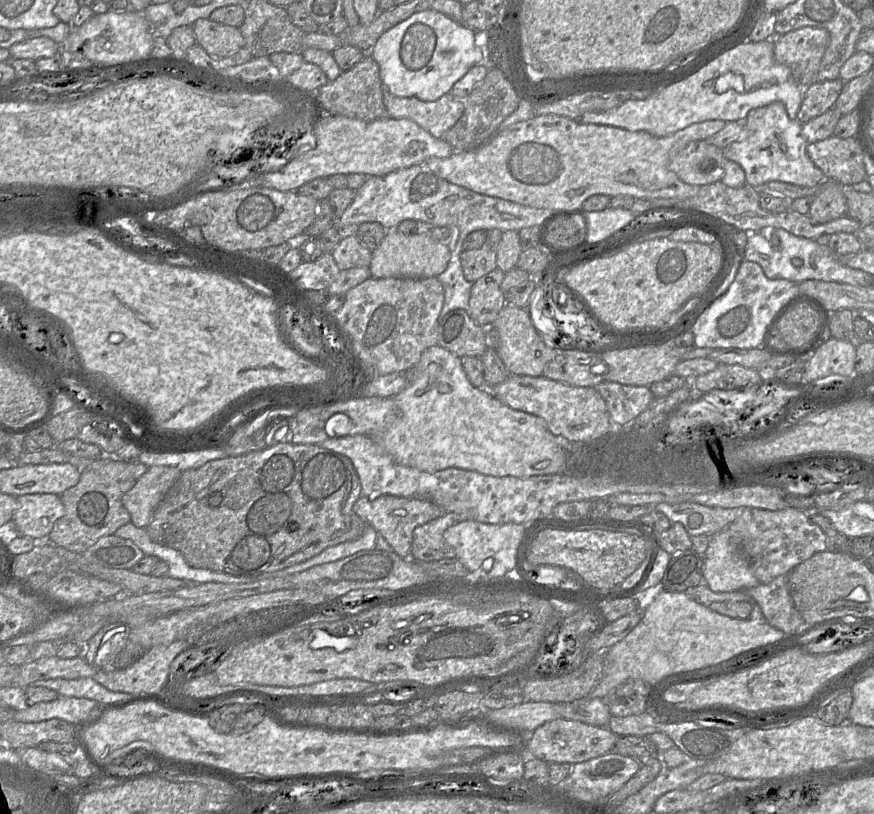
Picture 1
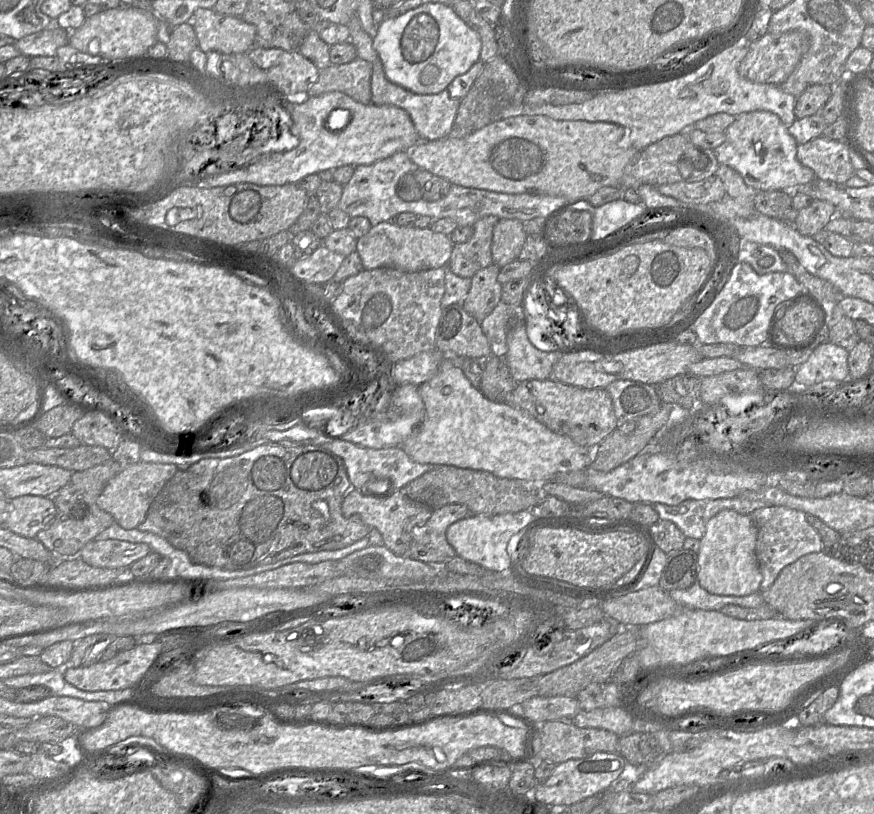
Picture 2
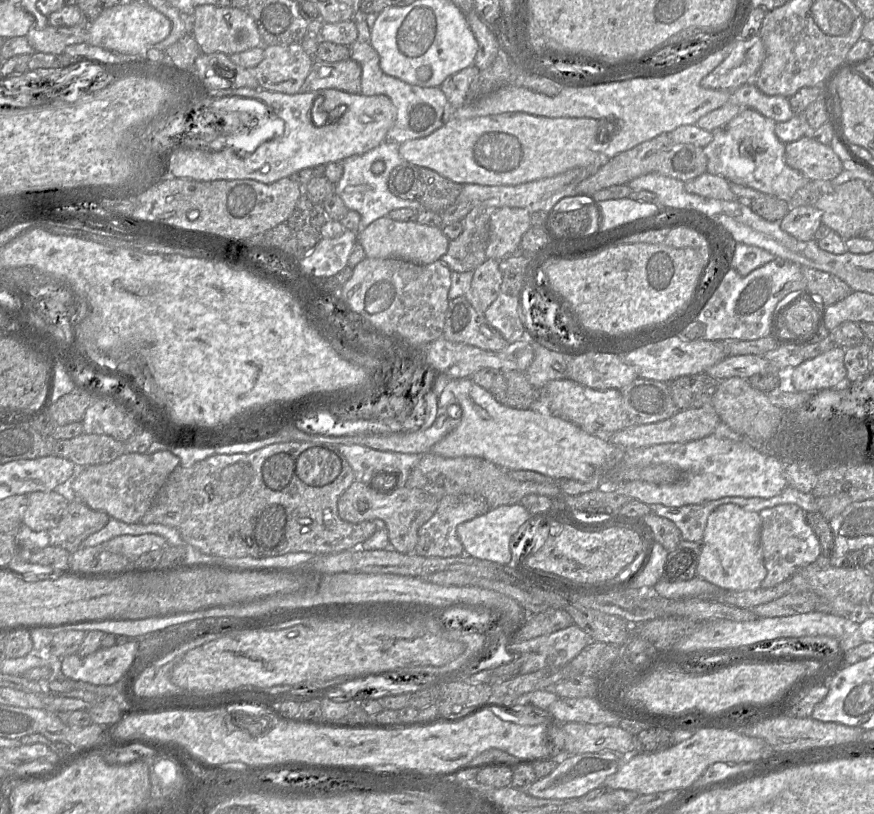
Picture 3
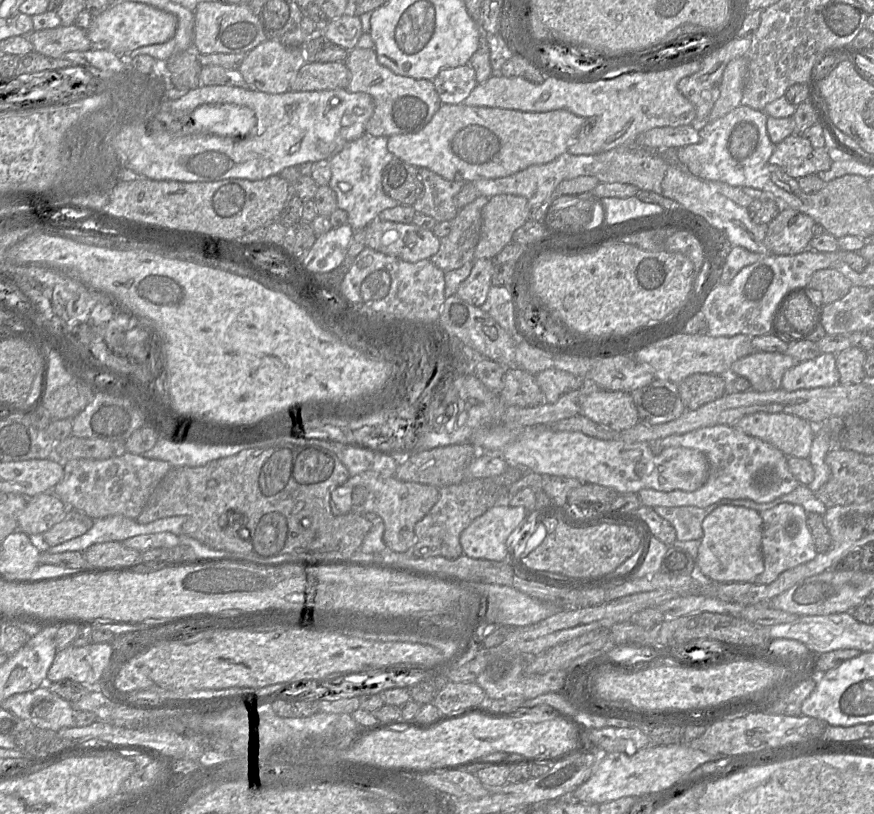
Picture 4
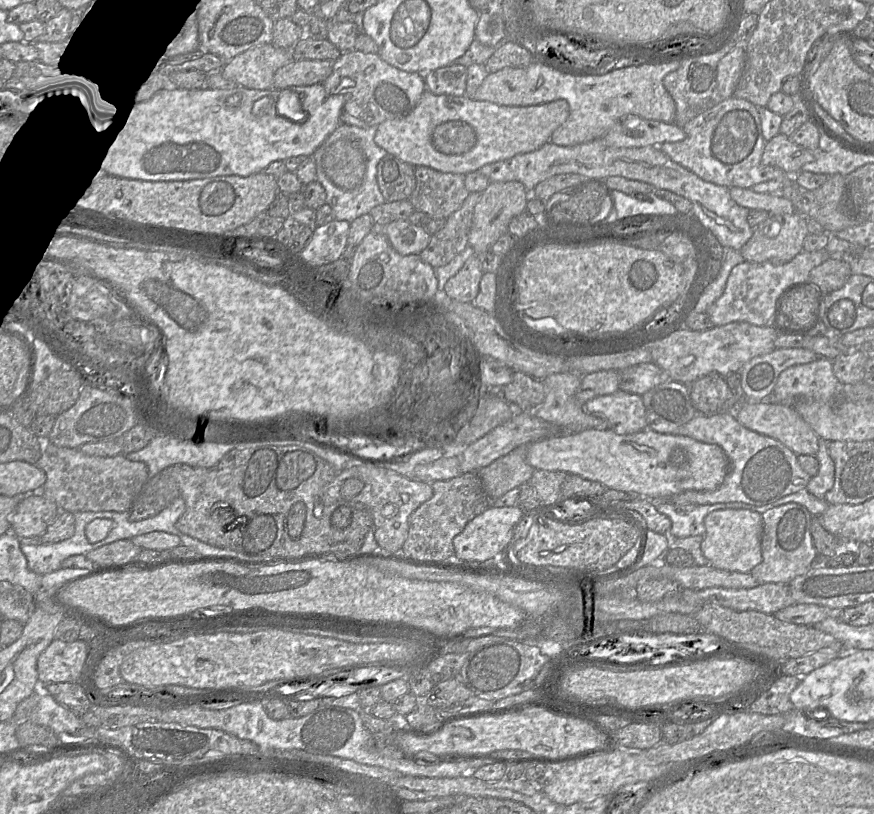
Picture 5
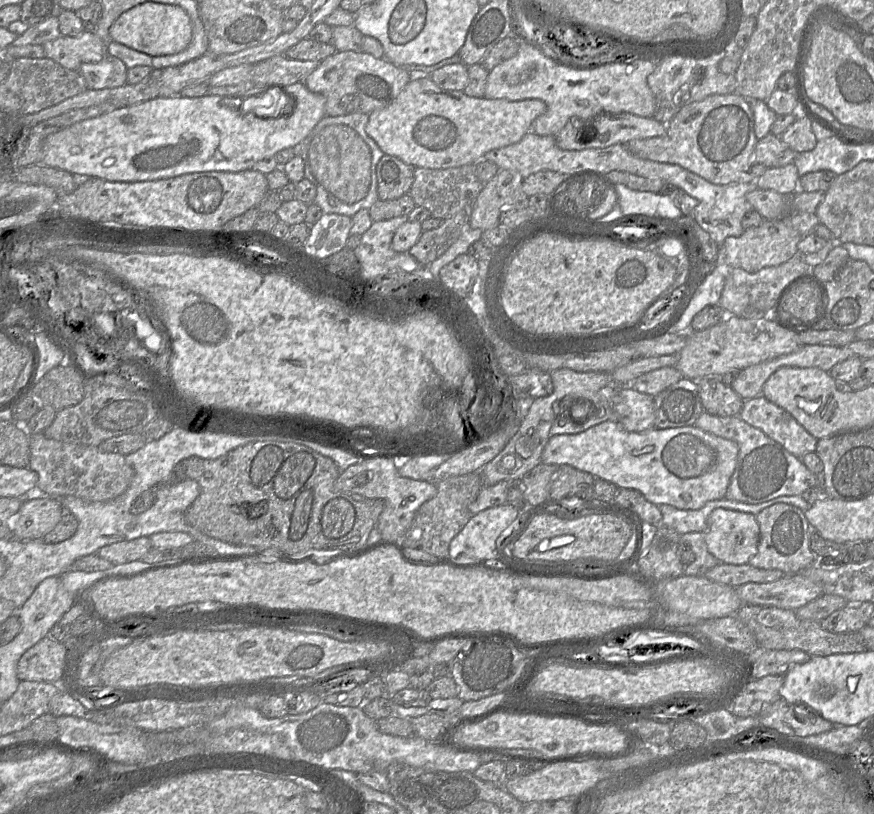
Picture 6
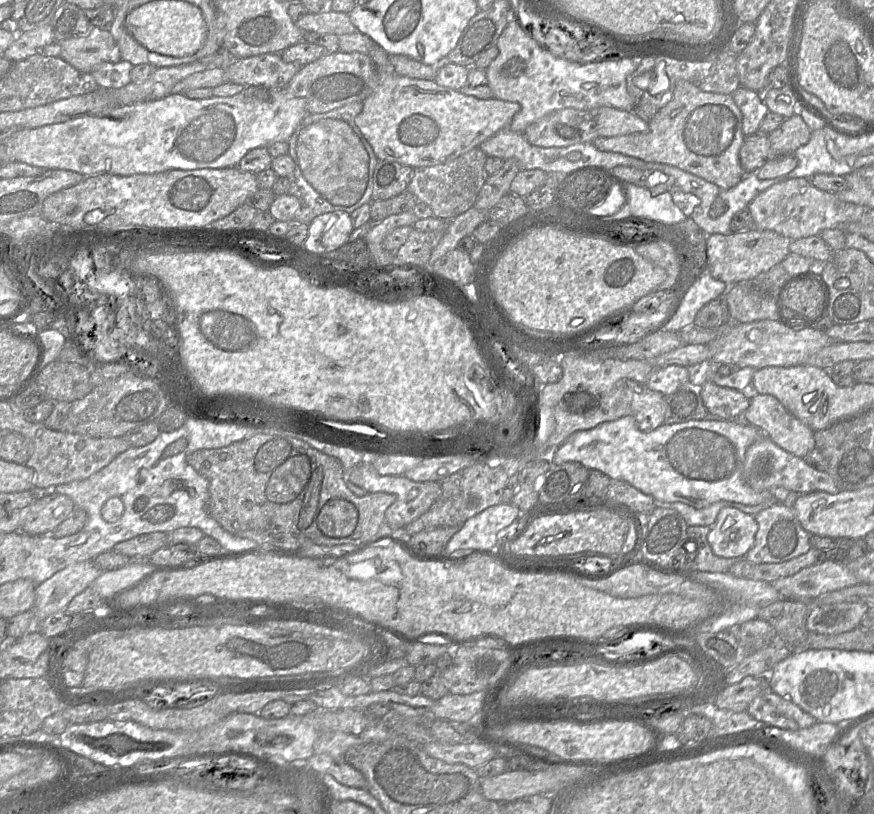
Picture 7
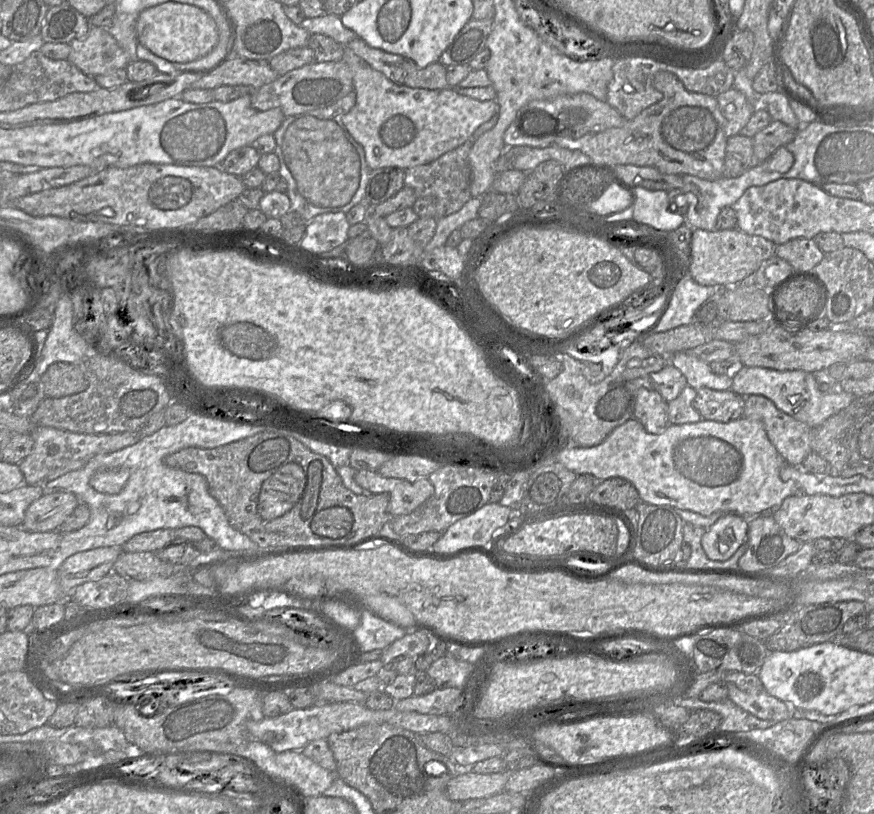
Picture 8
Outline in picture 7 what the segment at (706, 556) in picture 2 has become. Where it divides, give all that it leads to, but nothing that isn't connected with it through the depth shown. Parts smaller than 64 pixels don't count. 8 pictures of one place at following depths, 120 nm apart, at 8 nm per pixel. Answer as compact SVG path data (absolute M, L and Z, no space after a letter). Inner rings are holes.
M723 508L710 527L707 541L718 557L745 557L754 544L757 530L754 516L735 508Z

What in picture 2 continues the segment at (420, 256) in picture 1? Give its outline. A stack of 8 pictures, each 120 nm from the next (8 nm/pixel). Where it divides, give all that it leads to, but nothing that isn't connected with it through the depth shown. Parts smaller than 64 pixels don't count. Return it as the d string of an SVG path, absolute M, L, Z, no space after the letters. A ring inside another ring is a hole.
M385 221L372 226L365 235L357 239L356 251L365 270L394 267L407 272L417 272L446 266L453 245L449 235L434 232L430 228L399 226L392 221Z

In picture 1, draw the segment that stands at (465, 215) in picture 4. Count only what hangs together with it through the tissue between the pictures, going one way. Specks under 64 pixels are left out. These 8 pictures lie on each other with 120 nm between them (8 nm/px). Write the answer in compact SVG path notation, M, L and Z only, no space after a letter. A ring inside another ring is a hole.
M486 231L487 239L479 249L463 250L460 256L464 277L472 283L497 268L497 249L503 231Z

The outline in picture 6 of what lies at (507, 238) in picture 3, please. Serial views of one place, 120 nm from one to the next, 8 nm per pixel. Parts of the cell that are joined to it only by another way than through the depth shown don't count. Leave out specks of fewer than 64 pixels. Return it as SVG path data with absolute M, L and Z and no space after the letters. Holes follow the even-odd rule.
M499 169L498 173L484 184L474 200L469 220L470 226L482 231L496 227L500 223L501 215L526 196L522 191L523 179L522 175L516 170Z

